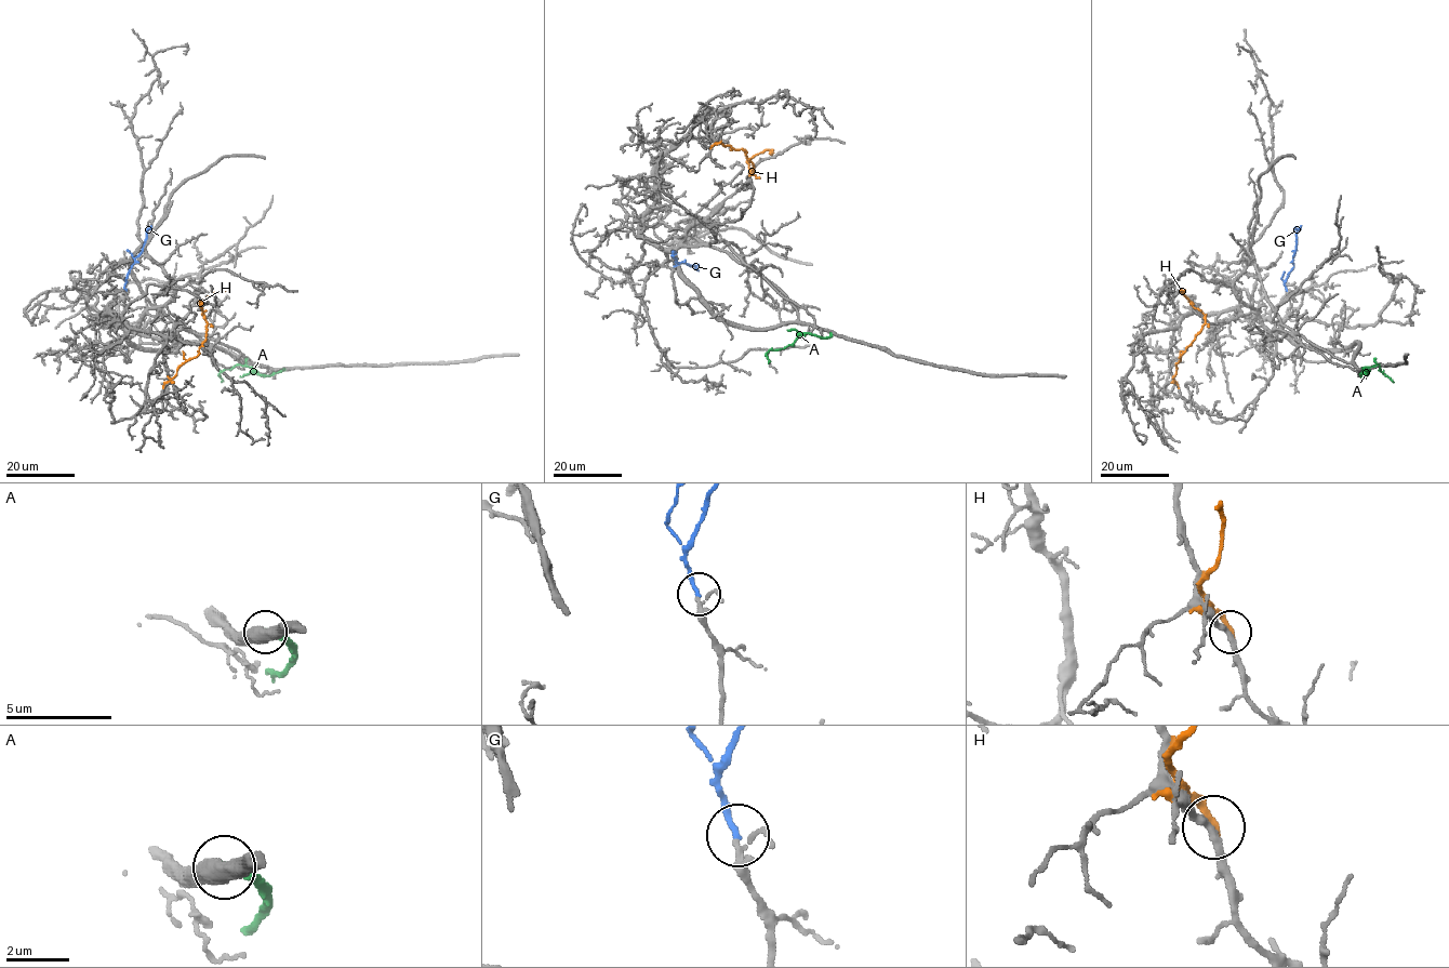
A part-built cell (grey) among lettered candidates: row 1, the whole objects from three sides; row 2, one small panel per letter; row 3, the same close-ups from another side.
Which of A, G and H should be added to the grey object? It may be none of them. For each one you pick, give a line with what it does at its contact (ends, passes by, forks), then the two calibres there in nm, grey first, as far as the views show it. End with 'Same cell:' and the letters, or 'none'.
G: it ends | 180/170 nm
Same cell: G

